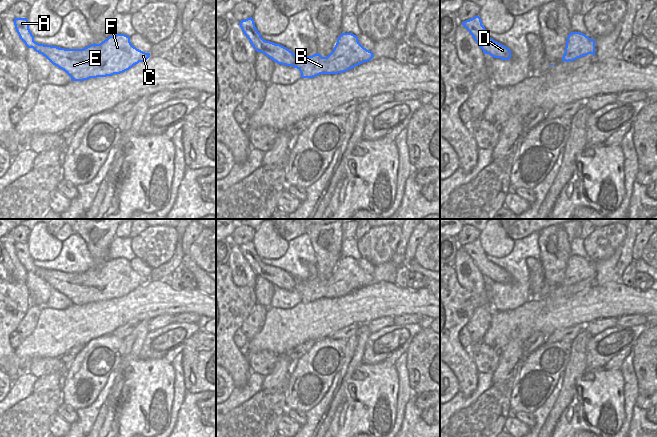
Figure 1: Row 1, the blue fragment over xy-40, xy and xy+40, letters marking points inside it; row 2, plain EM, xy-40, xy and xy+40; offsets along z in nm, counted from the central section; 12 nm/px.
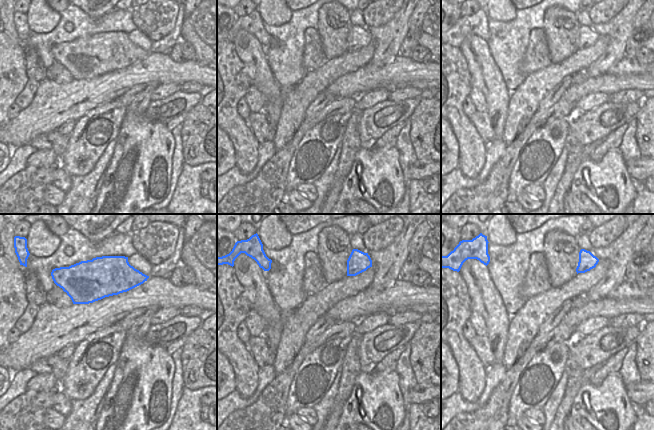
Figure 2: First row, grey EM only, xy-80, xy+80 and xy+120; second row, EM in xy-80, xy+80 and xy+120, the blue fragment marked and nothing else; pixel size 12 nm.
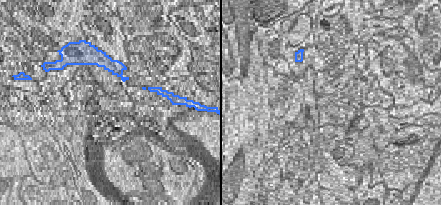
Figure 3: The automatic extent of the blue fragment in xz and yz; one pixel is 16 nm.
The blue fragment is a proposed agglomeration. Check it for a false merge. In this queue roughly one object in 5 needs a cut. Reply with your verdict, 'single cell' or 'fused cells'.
single cell

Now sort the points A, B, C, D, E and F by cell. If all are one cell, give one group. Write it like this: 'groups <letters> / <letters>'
groups A B C D E F

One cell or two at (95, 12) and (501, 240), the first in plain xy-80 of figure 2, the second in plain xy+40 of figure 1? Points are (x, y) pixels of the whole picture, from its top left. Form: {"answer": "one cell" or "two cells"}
{"answer": "two cells"}

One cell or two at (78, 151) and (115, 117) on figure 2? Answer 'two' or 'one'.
one

